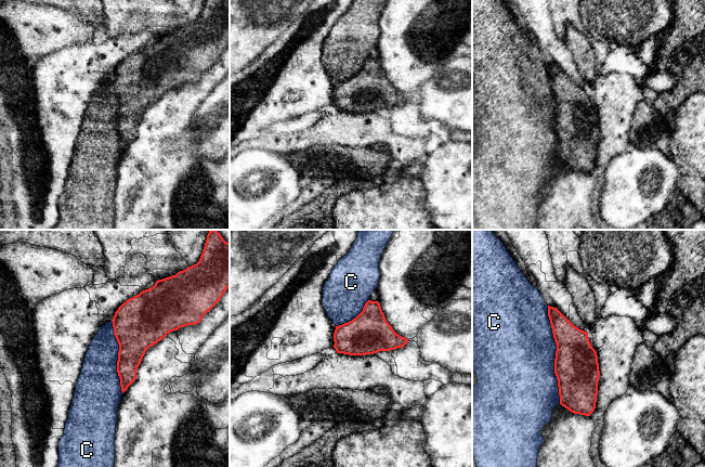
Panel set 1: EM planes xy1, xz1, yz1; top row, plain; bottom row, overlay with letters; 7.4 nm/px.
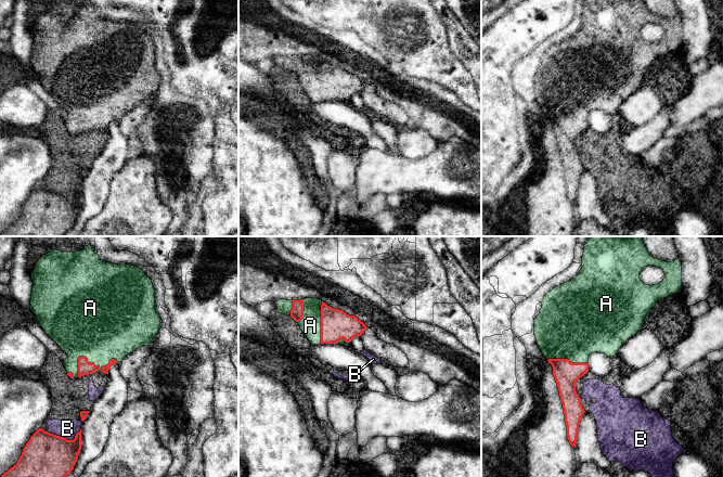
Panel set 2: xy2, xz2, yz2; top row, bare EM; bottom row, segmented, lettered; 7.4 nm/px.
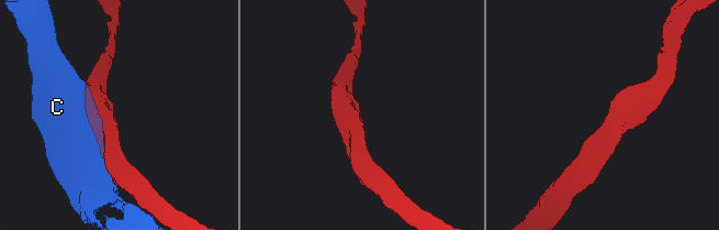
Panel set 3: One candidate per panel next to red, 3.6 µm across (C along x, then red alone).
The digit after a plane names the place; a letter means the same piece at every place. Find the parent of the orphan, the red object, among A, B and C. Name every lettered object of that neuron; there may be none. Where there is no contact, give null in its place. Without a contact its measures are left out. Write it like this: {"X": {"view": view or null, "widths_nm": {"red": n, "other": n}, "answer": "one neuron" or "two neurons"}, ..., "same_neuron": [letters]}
{"A": {"view": "xy2", "widths_nm": {"red": 100, "other": 460}, "answer": "one neuron"}, "B": {"view": "xy2", "widths_nm": {"red": 380, "other": 140}, "answer": "two neurons"}, "C": {"view": "yz1", "widths_nm": {"red": 320, "other": 500}, "answer": "two neurons"}, "same_neuron": ["A"]}

